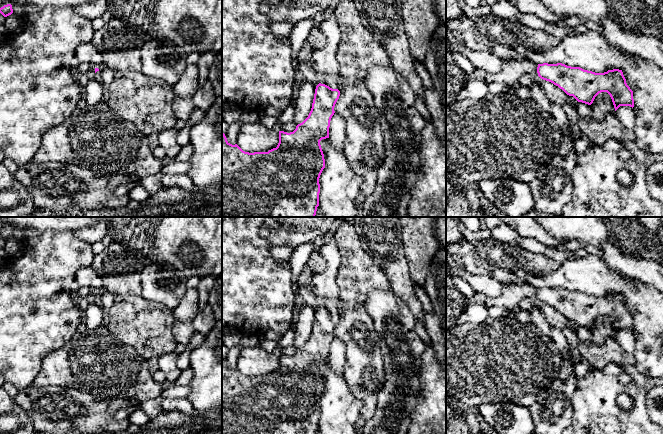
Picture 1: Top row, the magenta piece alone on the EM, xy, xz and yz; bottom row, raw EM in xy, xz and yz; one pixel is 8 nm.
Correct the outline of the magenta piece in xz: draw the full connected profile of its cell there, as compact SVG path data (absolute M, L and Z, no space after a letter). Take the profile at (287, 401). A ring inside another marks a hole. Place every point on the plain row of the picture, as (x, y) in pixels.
M334 238L325 243L320 252L326 261L321 272L313 272L311 287L314 296L319 301L308 341L296 350L293 356L279 355L279 367L268 376L249 377L243 375L237 368L232 369L222 357L222 434L317 434L319 430L319 402L325 392L324 378L320 369L322 363L329 362L329 351L334 331L340 320L339 288L336 276L341 263Z

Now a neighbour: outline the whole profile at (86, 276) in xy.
M91 267L80 268L75 275L75 281L80 286L86 286L90 289L102 287L102 279Z

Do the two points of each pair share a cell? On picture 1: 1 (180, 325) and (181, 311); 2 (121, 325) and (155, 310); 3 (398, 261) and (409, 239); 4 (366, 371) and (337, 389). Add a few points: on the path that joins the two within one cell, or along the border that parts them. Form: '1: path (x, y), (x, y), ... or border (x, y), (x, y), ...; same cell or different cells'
1: path (181, 322), (181, 314); same cell
2: path (129, 321), (144, 321), (147, 318); same cell
3: border (401, 227), (402, 248), (409, 273); different cells
4: border (342, 374), (350, 391), (362, 401); different cells

